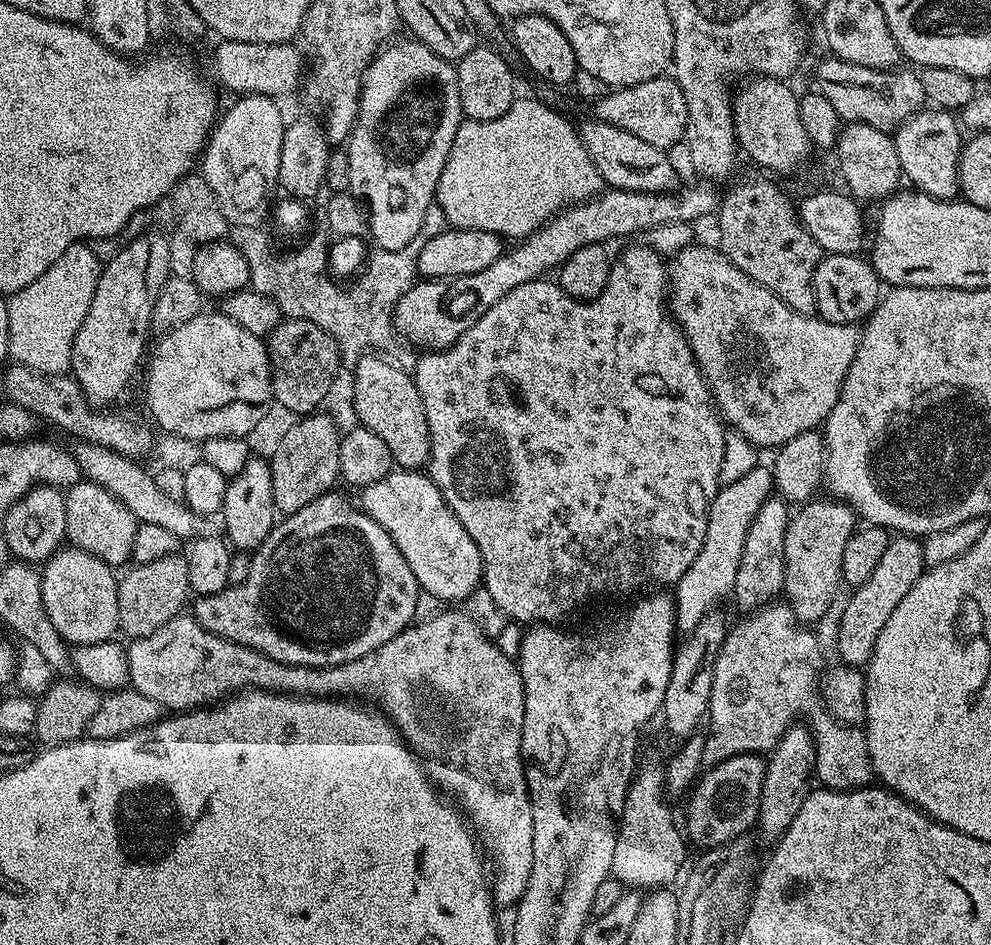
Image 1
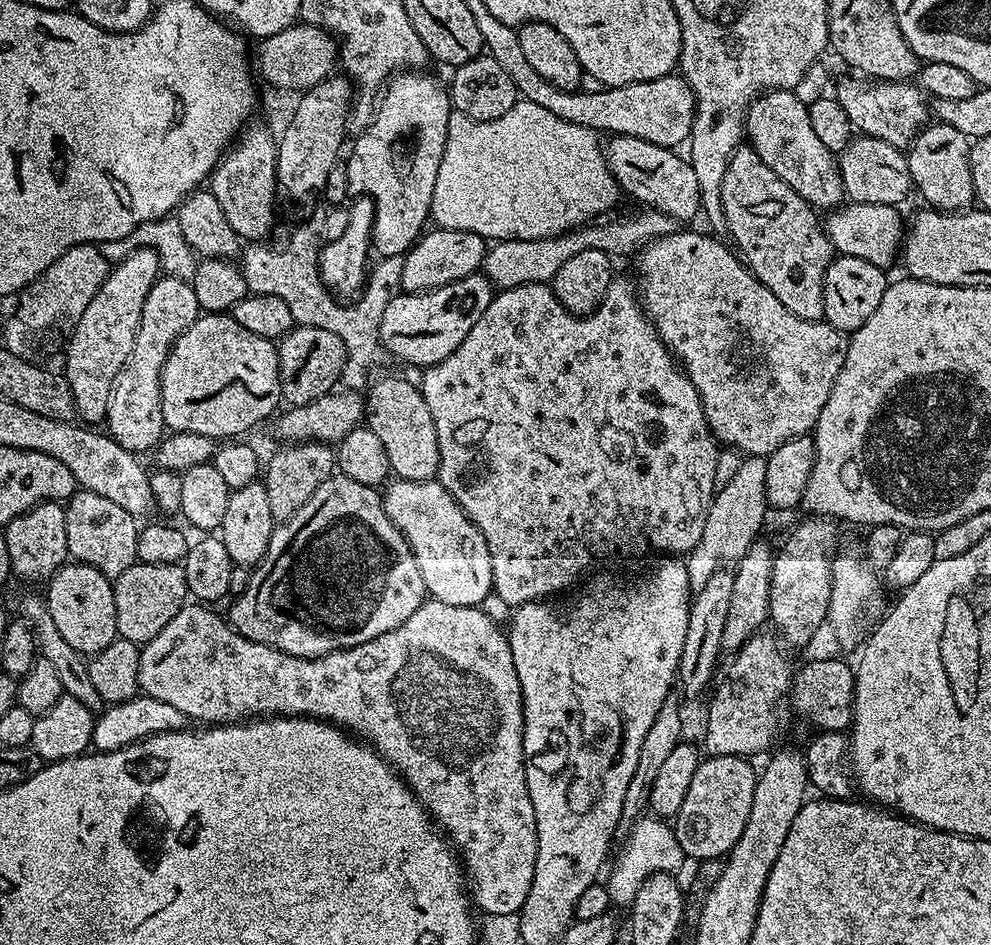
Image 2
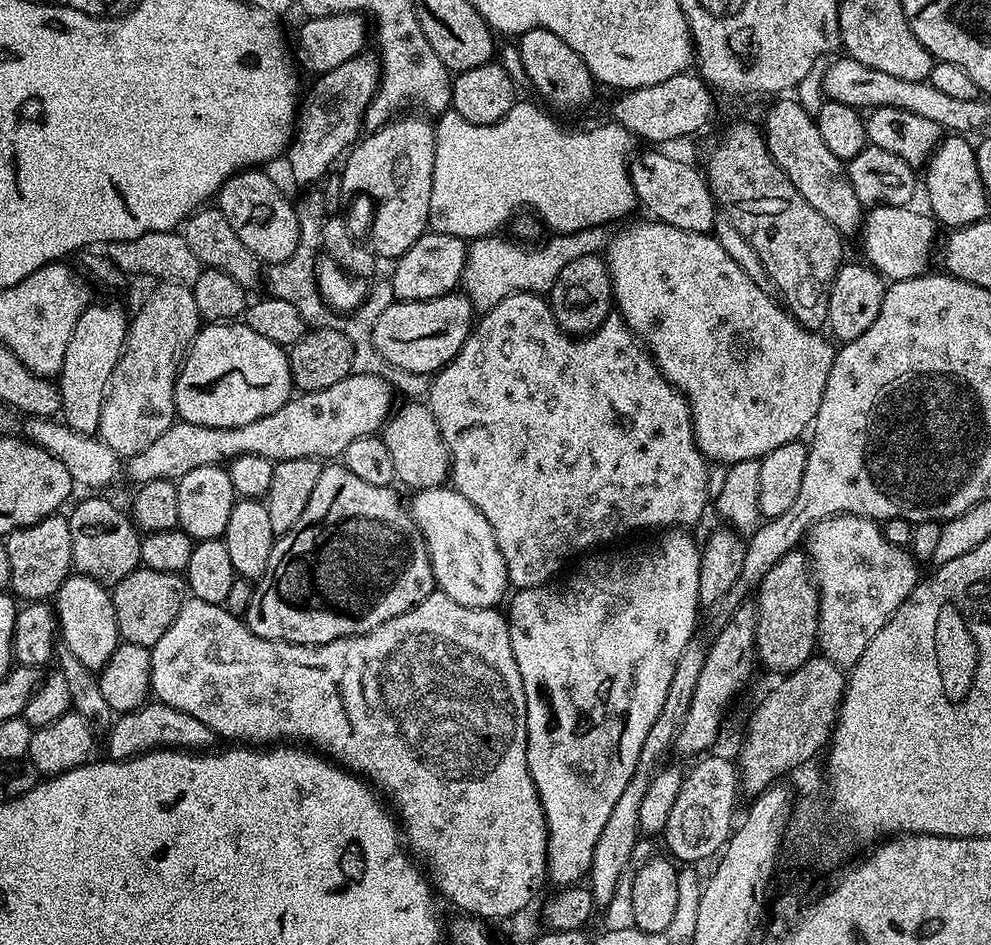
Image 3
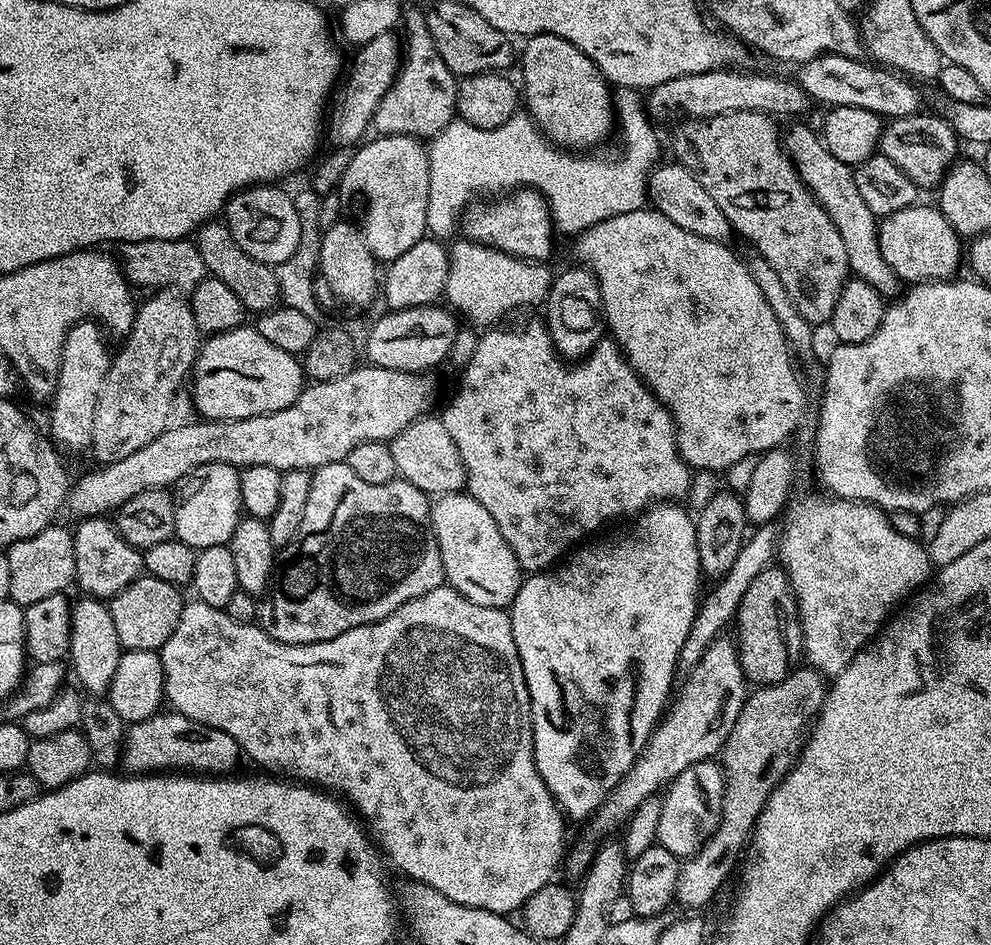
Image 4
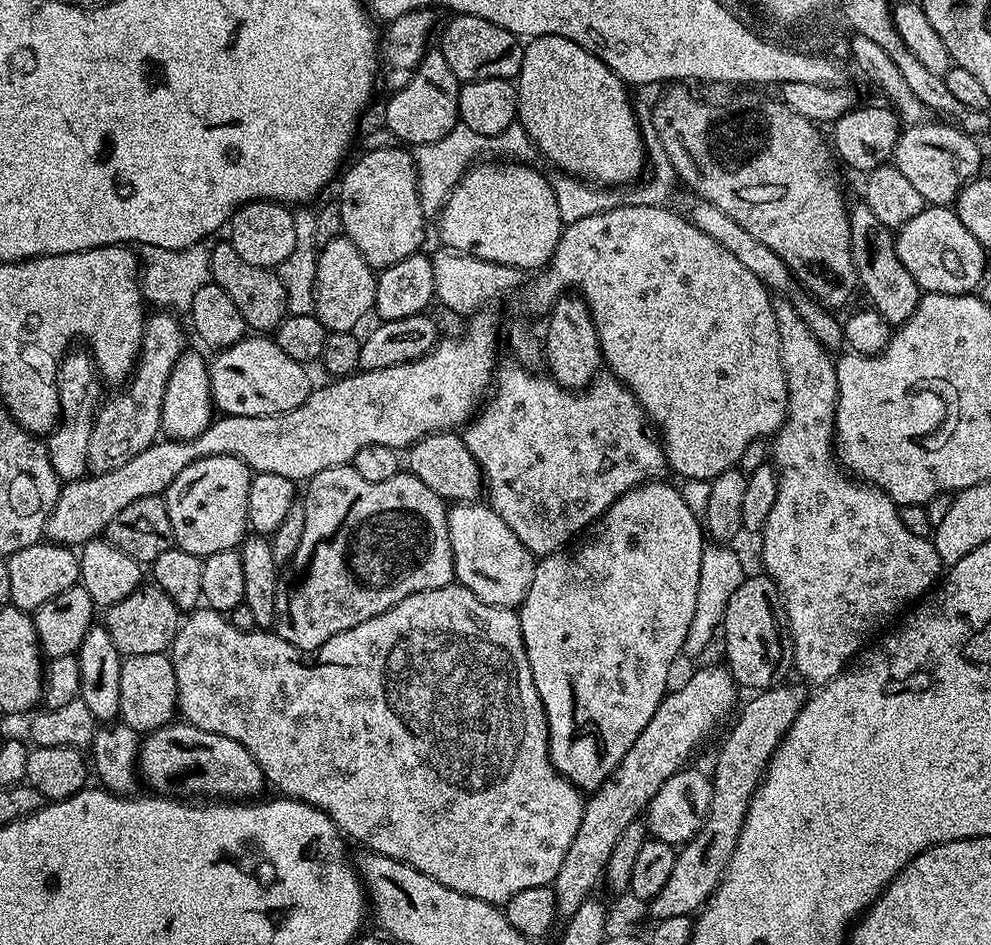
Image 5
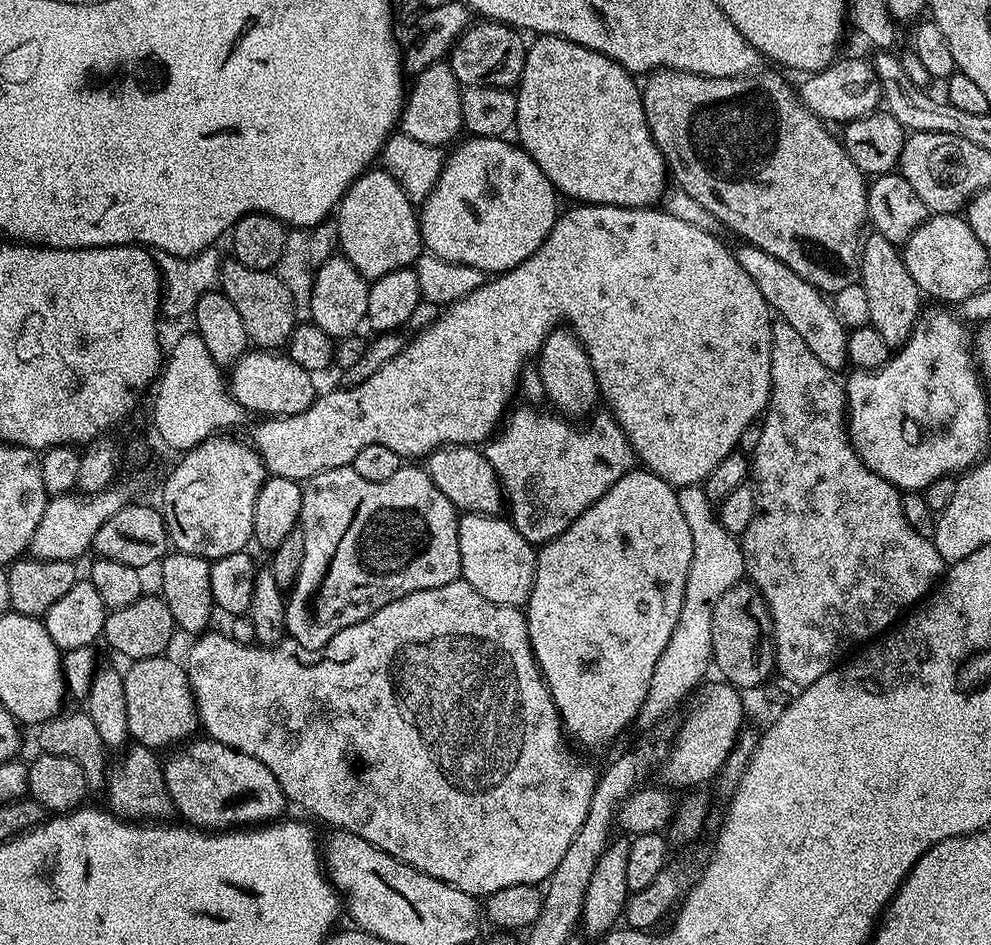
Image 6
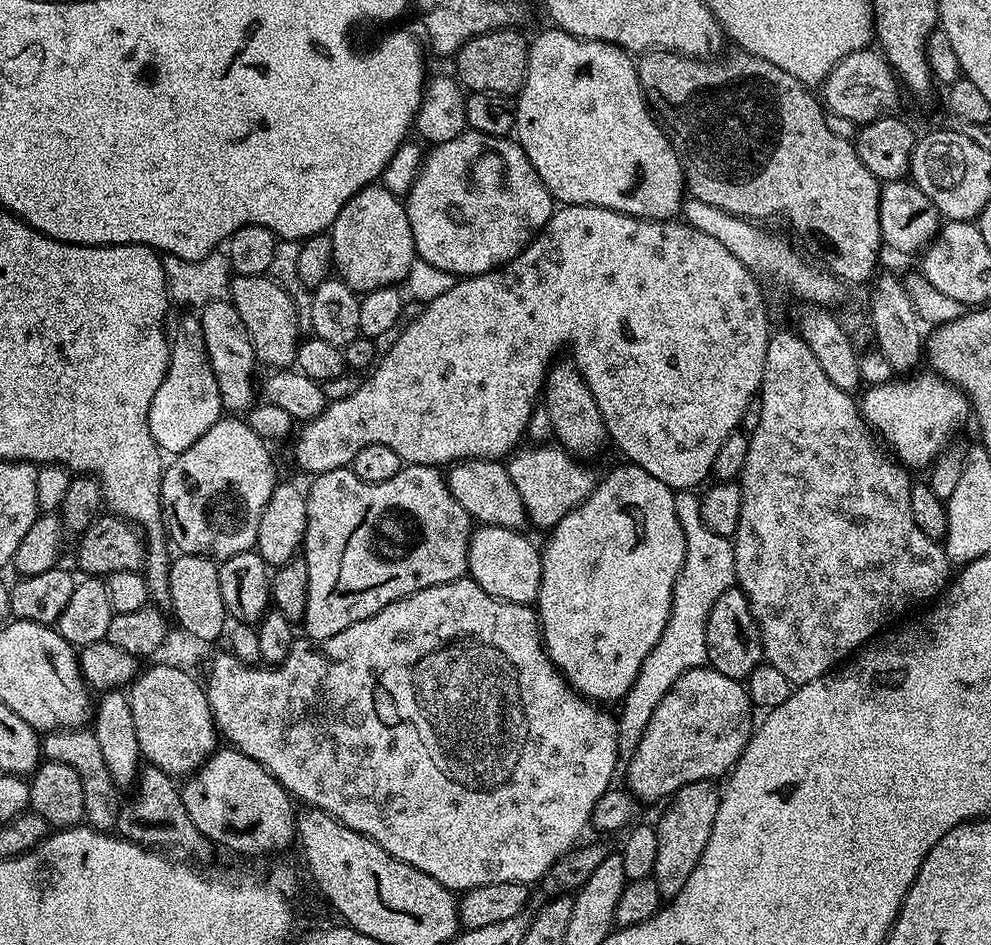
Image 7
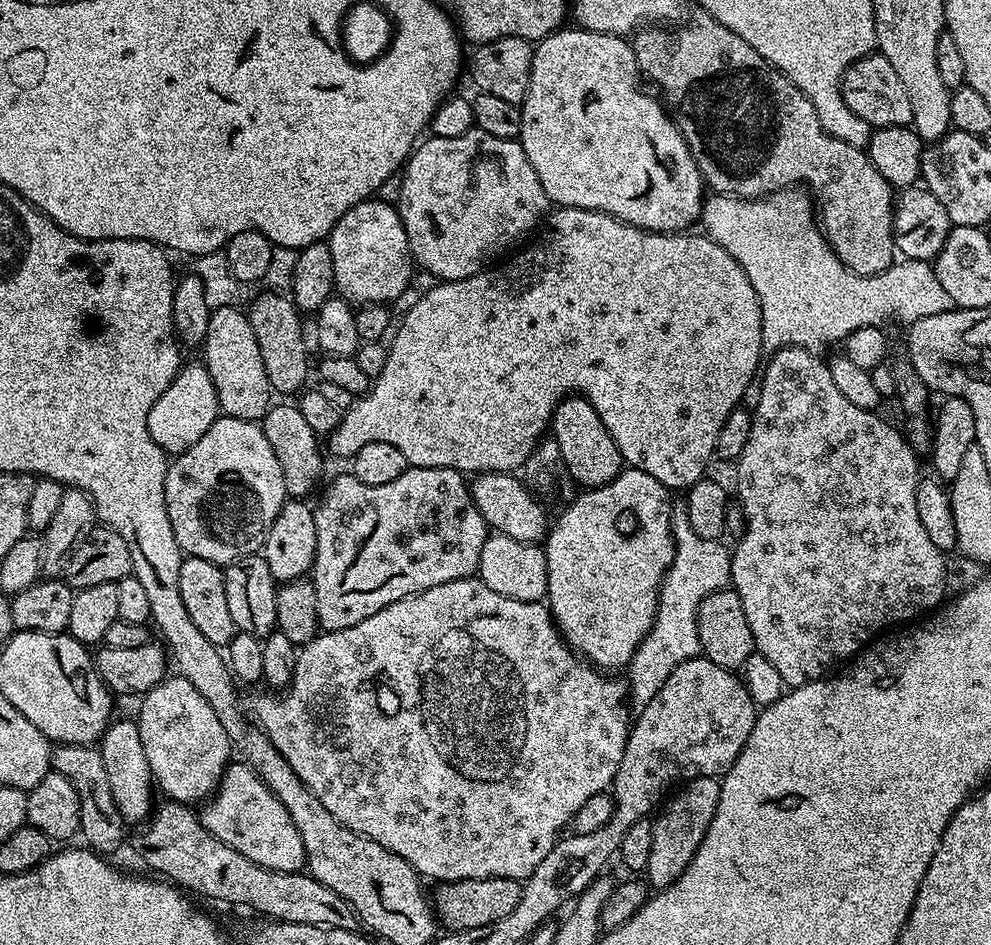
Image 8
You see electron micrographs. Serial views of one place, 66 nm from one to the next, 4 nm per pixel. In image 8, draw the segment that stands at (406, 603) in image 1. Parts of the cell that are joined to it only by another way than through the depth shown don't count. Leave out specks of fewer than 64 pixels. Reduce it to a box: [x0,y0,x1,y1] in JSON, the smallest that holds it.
[310,466,490,632]

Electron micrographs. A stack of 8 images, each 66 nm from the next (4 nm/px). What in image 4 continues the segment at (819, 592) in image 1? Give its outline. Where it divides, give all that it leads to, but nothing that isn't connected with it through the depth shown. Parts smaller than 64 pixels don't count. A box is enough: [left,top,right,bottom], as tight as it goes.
[735,566,804,685]

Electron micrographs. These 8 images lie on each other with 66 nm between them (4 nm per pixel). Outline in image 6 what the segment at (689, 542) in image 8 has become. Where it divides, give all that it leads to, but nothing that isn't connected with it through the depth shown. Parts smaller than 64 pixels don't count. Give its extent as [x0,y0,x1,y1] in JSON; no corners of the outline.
[636,484,746,725]

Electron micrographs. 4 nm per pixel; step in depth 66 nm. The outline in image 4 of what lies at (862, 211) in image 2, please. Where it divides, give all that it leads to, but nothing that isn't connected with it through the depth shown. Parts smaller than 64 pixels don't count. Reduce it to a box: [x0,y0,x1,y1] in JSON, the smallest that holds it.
[880,202,962,286]

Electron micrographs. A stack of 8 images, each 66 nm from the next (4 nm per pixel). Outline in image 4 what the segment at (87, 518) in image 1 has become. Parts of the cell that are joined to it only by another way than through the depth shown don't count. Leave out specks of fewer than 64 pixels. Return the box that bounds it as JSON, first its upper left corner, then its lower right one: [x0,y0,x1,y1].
[72,516,144,601]

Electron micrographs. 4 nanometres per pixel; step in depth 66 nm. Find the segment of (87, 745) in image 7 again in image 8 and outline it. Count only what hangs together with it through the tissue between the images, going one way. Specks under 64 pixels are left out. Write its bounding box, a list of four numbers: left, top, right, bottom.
[51,744,126,854]

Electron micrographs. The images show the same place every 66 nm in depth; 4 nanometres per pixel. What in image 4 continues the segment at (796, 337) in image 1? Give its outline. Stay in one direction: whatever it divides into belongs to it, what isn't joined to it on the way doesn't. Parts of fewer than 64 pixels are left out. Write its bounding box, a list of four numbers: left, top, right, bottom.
[575,206,808,474]

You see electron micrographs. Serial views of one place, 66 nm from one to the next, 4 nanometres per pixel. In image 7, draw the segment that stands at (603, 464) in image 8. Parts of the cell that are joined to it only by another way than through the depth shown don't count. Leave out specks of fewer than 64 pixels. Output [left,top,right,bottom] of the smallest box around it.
[542,362,608,458]

